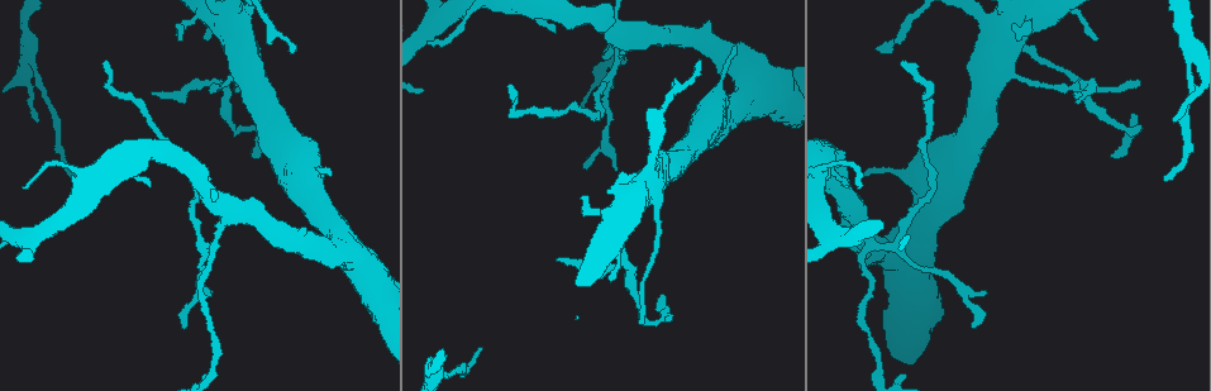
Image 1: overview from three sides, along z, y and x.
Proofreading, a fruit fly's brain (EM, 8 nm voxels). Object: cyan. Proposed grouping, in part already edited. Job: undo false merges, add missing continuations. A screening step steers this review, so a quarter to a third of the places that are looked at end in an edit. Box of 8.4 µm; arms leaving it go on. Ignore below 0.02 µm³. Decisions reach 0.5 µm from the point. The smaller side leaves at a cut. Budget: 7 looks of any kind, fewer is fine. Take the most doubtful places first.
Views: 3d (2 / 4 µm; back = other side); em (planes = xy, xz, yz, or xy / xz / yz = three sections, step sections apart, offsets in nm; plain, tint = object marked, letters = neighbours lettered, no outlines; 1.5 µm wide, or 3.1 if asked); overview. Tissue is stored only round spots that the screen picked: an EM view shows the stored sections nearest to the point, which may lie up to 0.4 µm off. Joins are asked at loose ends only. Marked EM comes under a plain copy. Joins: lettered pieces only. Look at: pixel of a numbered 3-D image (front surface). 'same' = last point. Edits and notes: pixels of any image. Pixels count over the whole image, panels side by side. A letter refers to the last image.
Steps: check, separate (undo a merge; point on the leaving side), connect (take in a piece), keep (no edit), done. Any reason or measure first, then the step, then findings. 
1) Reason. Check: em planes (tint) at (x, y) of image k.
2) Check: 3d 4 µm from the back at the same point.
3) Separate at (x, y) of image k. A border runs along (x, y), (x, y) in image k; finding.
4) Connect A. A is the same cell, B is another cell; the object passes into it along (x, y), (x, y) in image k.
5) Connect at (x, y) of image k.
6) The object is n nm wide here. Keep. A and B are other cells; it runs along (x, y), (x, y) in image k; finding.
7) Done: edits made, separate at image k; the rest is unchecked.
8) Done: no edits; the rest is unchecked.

Free end. Check: em planes (letters) at (735, 48) of image 1.

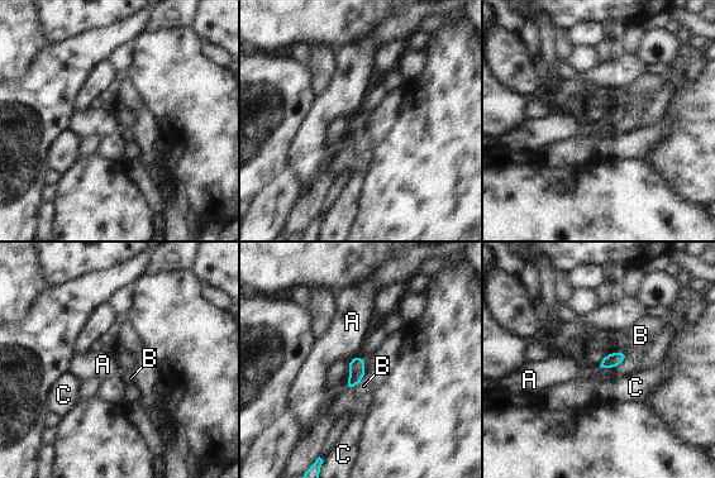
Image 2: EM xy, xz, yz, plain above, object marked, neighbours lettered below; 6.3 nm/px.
The object is 90 nm wide here. Keep. A, B and C are other cells; a border runs along (627, 353), (615, 367), (597, 369) in image 2; none of them fits.

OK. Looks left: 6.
Check: 3d 4 µm at (699, 58) of image 1.

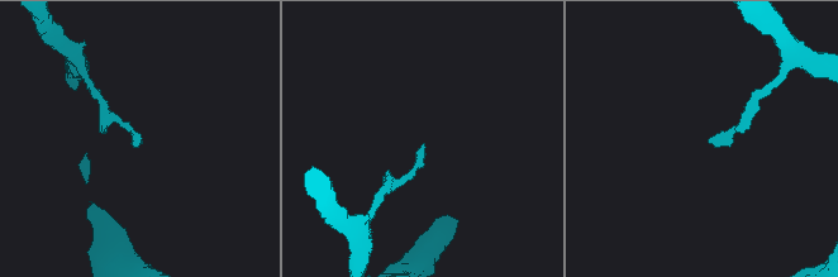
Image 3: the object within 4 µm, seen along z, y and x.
Check: em planes (letters) at (139, 142) of image 3.

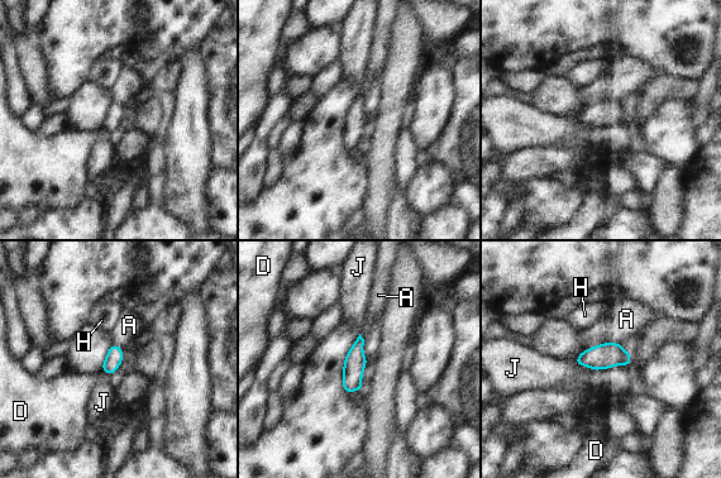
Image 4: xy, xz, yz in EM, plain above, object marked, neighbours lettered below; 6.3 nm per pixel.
The longest contact is with A, 220 nm. Keep. A, D, H and J are other cells; a border runs along (619, 342), (603, 342), (586, 349) in image 4; none of them fits.

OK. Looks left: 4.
A fork. Check: em planes (letters) at (1075, 83) of image 1.

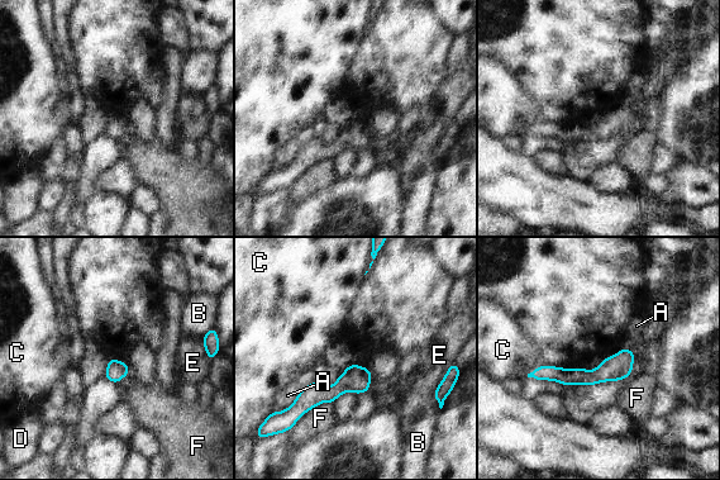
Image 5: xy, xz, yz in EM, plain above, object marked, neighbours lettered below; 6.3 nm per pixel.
The object is 120 nm wide here; the longest contact is with F, 300 nm. Keep. A, B, C, D, E and F are other cells; all the same neuron.

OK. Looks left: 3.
Done: no edits; the rest is unchecked.

